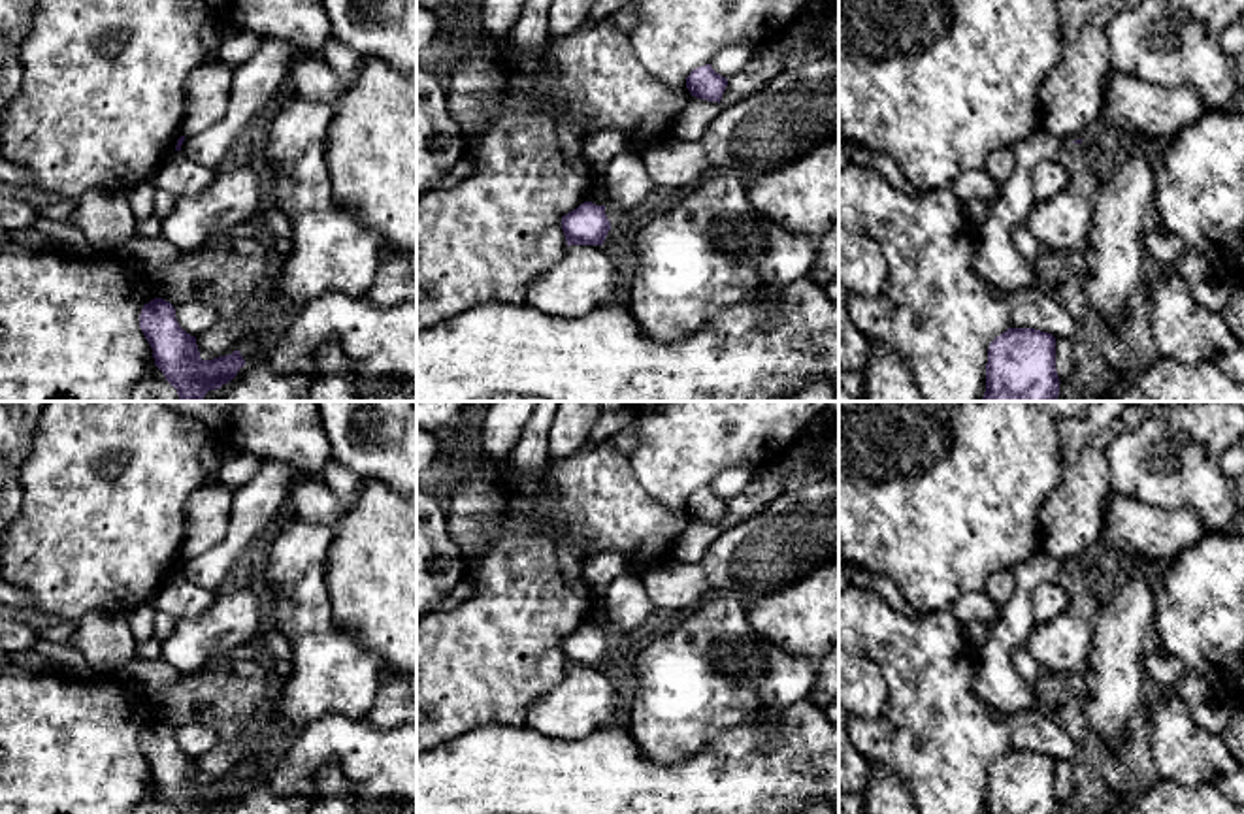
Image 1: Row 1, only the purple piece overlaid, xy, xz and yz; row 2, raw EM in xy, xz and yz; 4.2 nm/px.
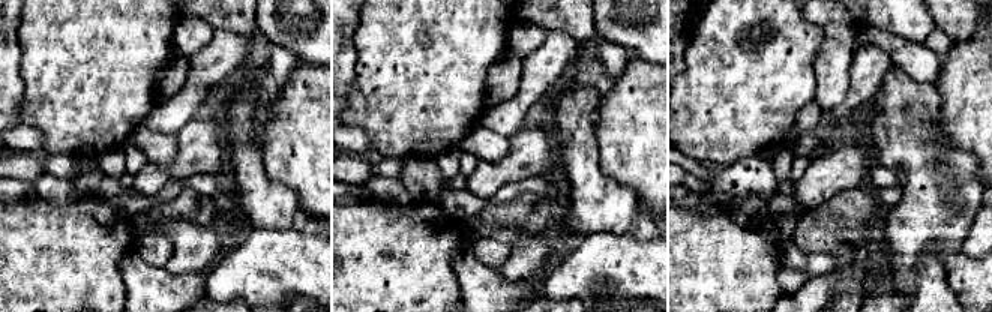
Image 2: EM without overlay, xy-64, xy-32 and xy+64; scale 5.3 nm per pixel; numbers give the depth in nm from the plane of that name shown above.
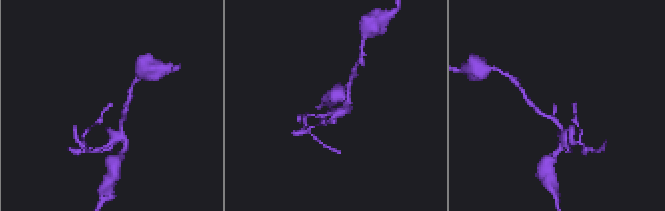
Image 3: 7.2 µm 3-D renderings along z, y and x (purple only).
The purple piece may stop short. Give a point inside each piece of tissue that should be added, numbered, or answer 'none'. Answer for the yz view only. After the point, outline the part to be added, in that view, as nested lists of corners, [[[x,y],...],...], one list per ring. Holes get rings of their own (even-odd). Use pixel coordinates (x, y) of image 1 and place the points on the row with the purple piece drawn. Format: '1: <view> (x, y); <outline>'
none

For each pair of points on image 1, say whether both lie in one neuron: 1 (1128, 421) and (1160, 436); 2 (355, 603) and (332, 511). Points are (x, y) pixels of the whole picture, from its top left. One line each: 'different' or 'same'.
1: different
2: different

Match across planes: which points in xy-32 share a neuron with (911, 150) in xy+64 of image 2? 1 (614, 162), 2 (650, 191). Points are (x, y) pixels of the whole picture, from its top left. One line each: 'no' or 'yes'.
1: no
2: no

